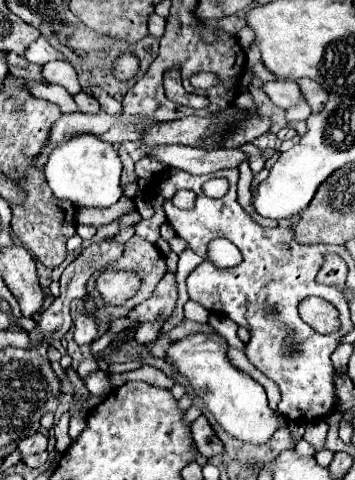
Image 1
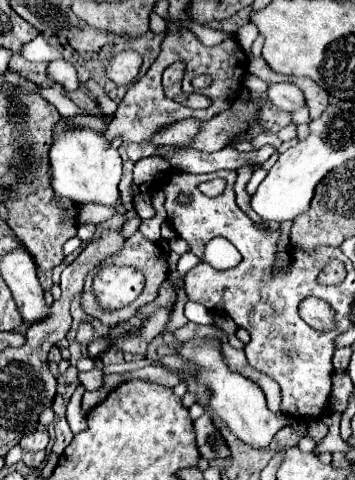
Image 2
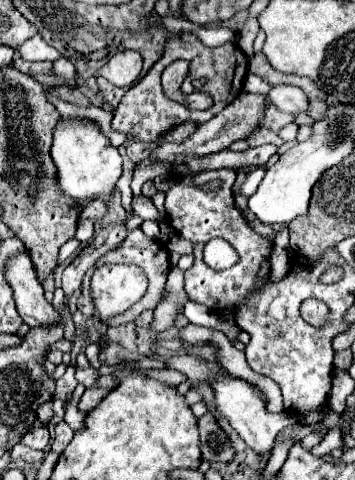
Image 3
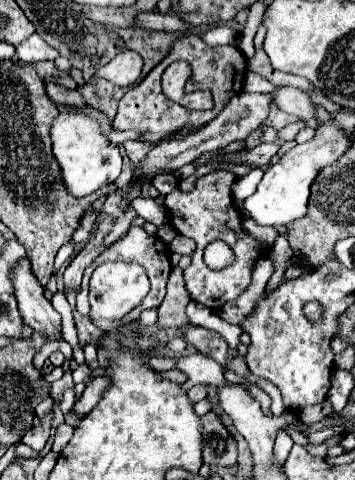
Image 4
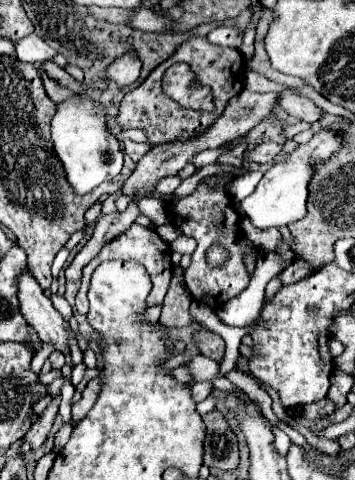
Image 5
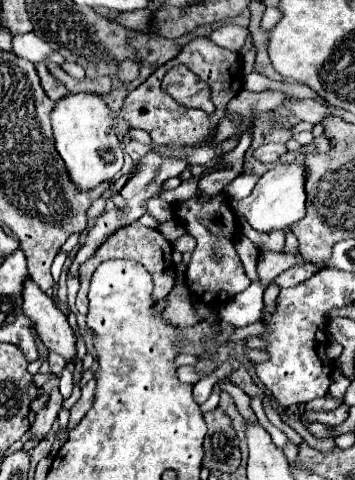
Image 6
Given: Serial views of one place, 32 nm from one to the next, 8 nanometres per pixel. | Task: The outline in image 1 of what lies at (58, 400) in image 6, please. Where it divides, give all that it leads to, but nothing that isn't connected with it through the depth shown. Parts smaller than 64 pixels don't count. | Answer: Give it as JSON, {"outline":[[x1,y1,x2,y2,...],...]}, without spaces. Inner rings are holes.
{"outline":[[36,432,32,436,26,436,20,440,18,448,22,452,22,458,28,456,28,454,38,454,38,452,44,452,48,446,48,436,44,432]]}

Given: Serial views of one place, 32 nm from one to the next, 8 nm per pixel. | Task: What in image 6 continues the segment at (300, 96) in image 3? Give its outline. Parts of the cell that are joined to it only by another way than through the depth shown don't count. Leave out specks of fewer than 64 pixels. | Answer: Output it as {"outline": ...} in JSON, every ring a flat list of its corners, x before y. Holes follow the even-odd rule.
{"outline":[[290,100,286,104,294,116,298,116,304,122,310,124,320,124,322,120,326,120,328,116,332,116,332,112,328,110,328,106,322,100]]}

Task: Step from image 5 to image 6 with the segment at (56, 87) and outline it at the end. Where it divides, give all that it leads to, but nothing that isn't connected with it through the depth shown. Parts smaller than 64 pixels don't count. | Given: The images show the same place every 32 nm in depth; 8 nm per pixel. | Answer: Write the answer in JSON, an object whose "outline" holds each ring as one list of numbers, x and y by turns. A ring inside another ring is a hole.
{"outline":[[38,62,36,64,36,72,40,76,40,84,42,84,42,88,44,88,44,92,46,92,48,98,52,98,56,102,56,100,60,100,60,96,66,96,68,94,66,86,50,74,50,70,46,68,44,62]]}

